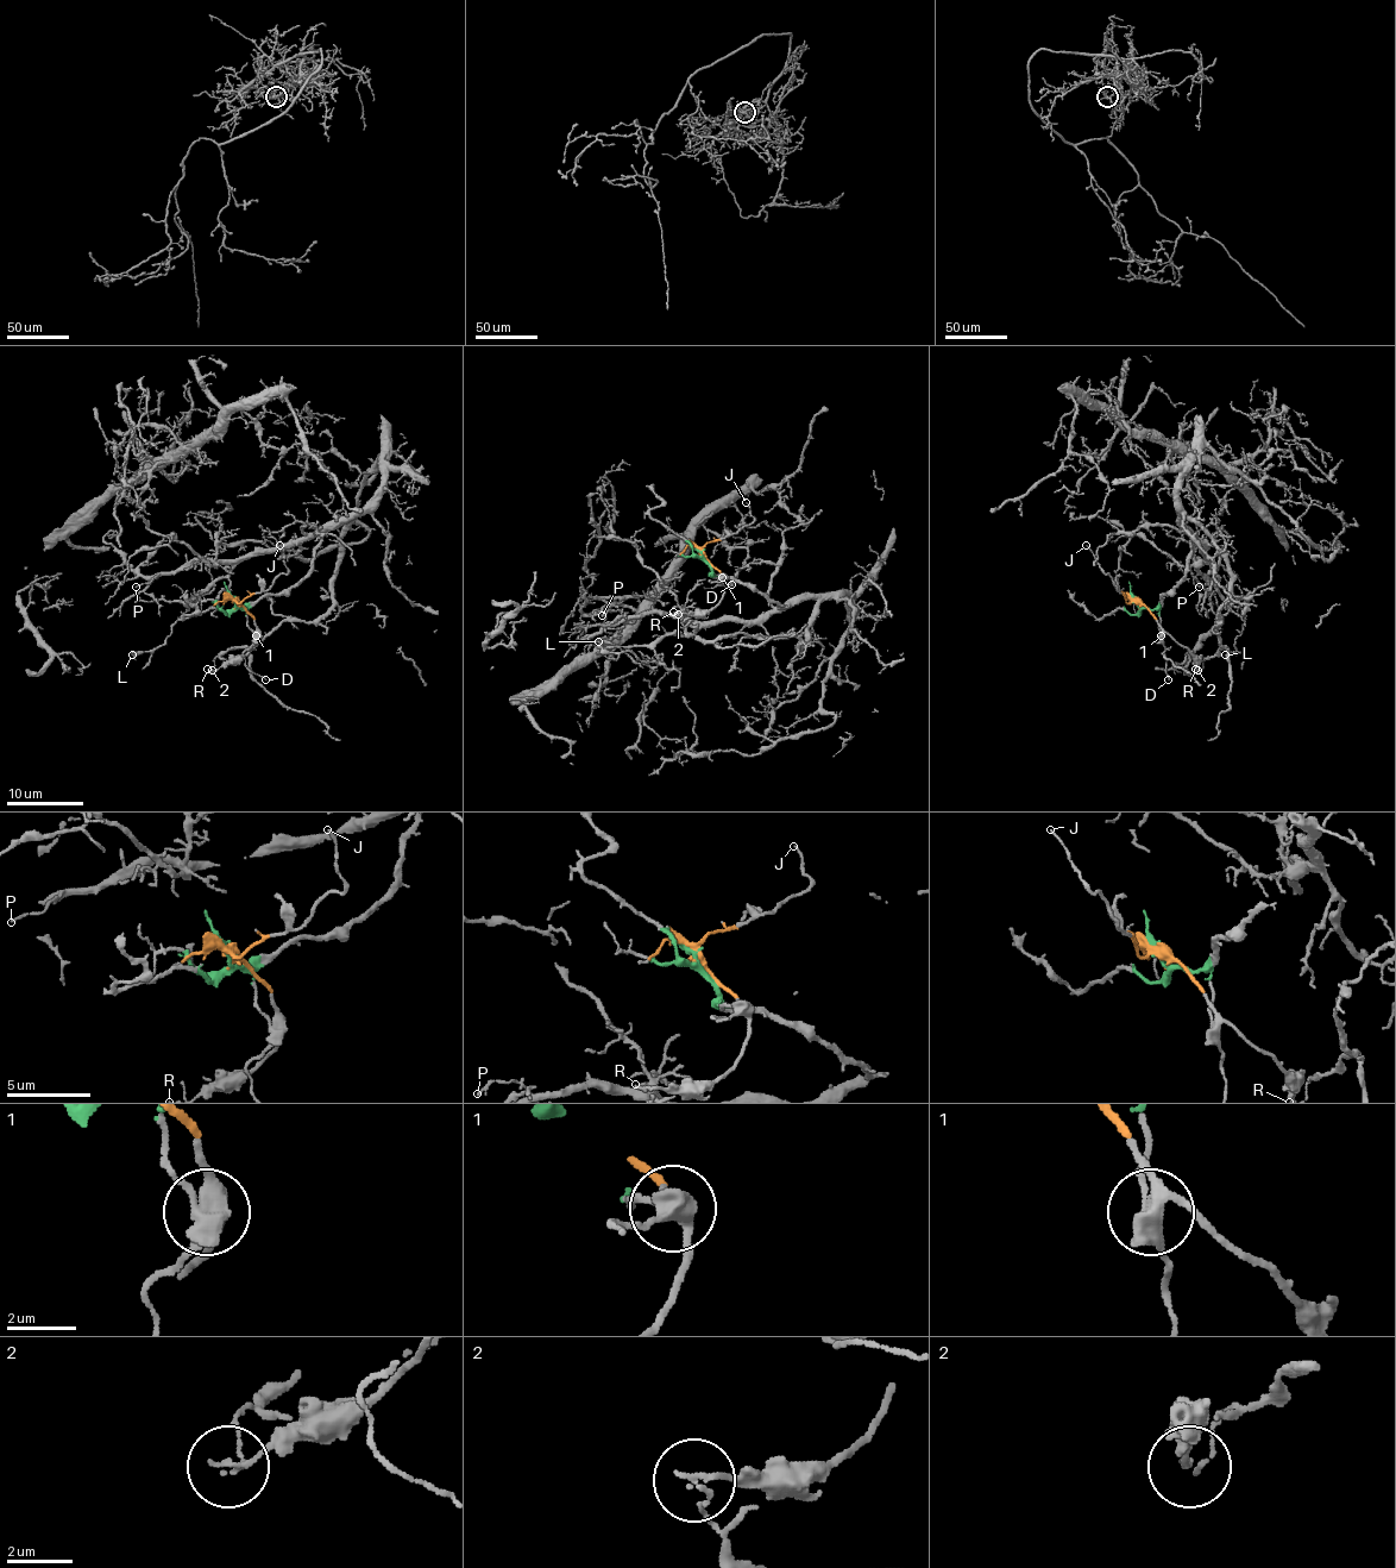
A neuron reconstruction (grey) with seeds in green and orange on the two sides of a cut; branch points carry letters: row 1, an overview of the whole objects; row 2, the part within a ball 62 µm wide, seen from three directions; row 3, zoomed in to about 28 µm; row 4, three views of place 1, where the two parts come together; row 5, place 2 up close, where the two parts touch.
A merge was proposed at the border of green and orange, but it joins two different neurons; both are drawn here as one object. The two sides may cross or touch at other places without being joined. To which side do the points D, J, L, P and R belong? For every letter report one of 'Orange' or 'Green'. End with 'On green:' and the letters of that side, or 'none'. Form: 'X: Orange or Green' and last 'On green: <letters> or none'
D: Orange
J: Orange
L: Green
P: Green
R: Orange
On green: L, P

